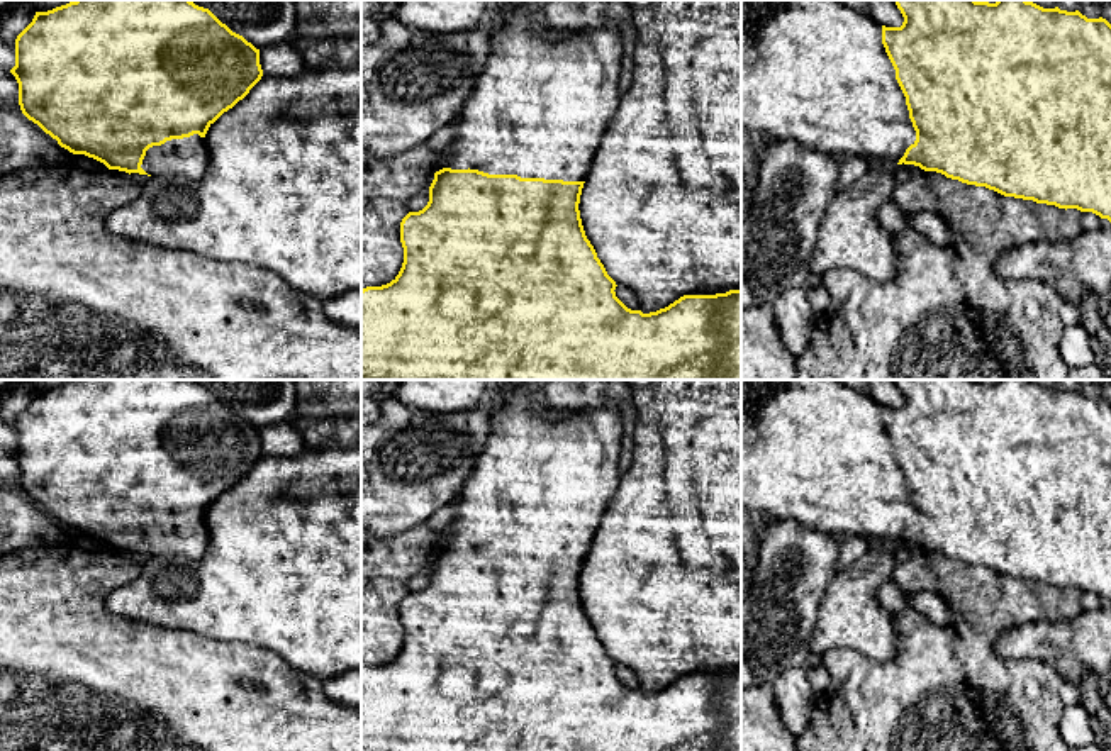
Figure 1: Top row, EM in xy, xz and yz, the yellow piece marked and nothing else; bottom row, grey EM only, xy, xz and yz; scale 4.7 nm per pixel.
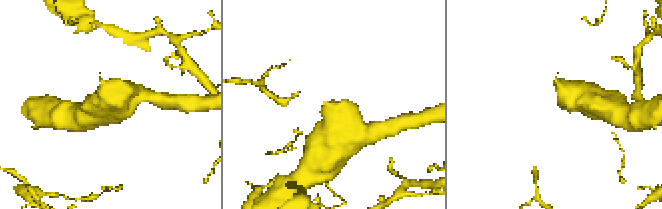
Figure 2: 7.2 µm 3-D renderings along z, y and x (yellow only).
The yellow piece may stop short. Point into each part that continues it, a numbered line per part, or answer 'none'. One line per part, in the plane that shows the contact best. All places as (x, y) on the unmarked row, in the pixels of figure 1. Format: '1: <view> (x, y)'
1: xz (540, 489)

